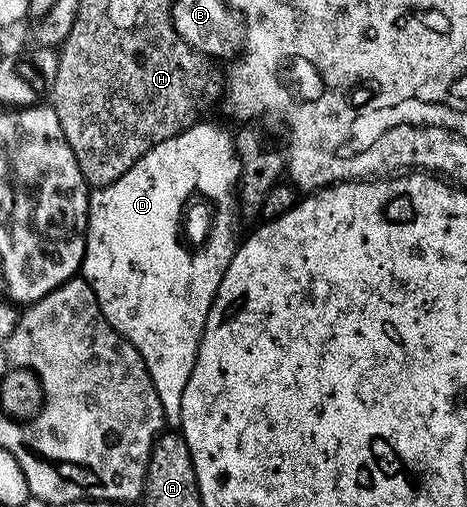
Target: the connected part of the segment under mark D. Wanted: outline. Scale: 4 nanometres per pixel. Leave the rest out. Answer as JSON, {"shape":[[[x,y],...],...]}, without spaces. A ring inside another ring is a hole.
{"shape":[[[198,120],[179,135],[151,147],[151,151],[138,159],[131,171],[123,171],[115,183],[90,192],[89,226],[85,232],[85,258],[81,264],[81,273],[95,291],[95,299],[107,323],[111,323],[113,330],[139,351],[151,375],[151,383],[155,383],[159,403],[163,403],[166,422],[173,427],[181,423],[183,387],[187,387],[191,367],[195,367],[197,348],[213,296],[219,291],[219,283],[239,244],[235,186],[241,176],[241,167],[237,164],[235,137],[223,126],[205,120]],[[198,188],[221,201],[221,221],[217,221],[213,241],[207,241],[199,250],[187,251],[180,248],[182,238],[178,237],[176,215],[183,195]]]}

